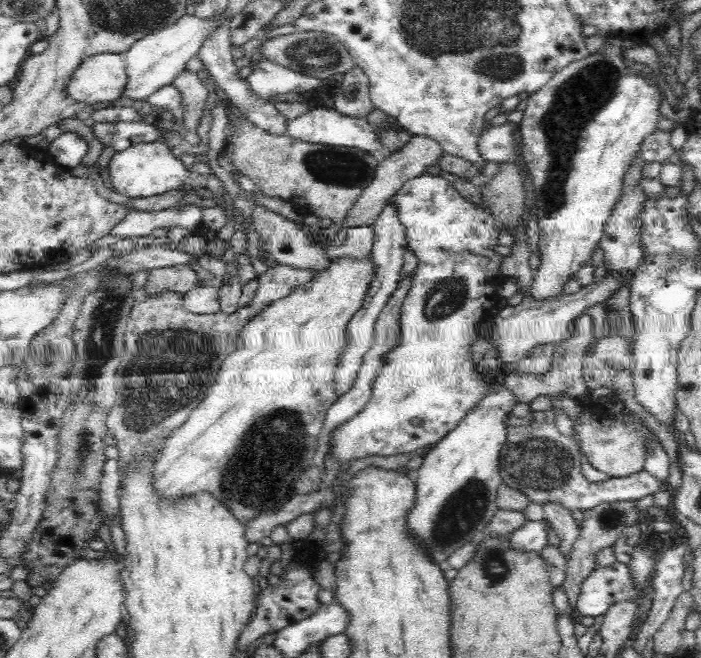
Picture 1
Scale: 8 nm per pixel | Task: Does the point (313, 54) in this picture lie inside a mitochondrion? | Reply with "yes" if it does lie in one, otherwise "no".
yes

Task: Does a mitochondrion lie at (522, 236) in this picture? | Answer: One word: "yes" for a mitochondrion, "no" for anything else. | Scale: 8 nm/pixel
no

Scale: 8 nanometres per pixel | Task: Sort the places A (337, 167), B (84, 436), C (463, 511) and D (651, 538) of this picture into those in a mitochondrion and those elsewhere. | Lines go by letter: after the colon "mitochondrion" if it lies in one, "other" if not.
A: mitochondrion
B: mitochondrion
C: mitochondrion
D: other

